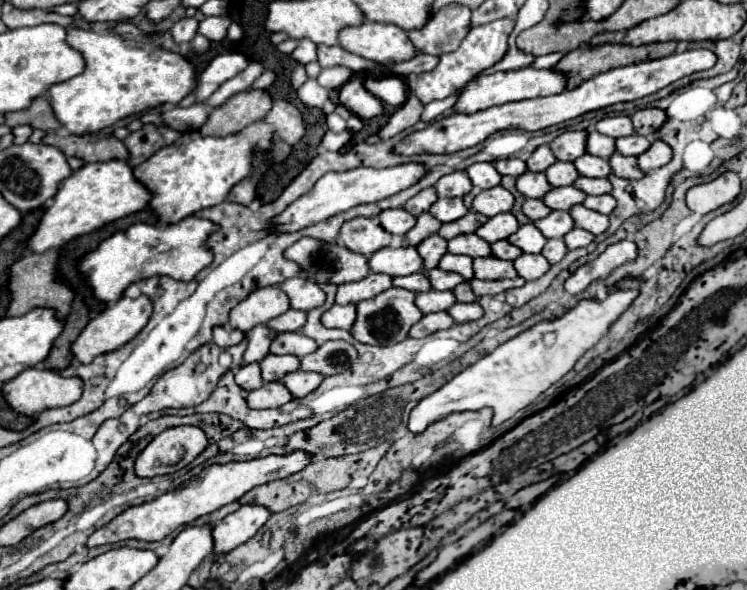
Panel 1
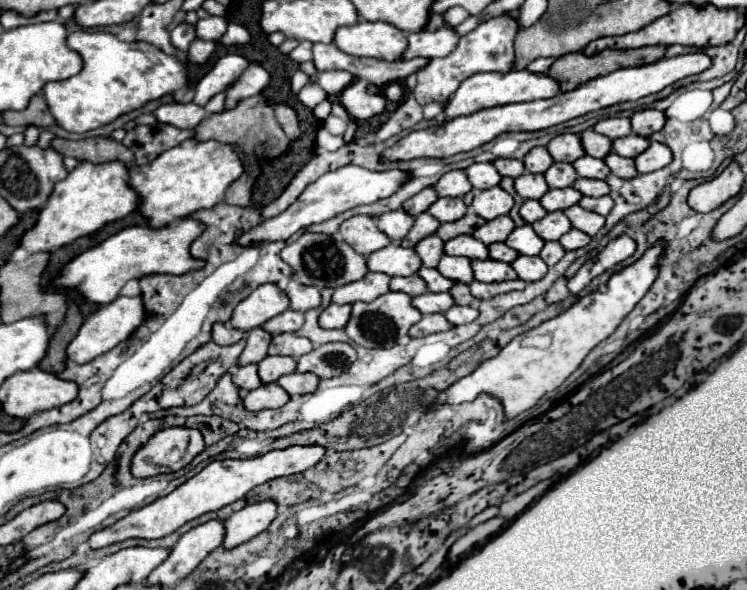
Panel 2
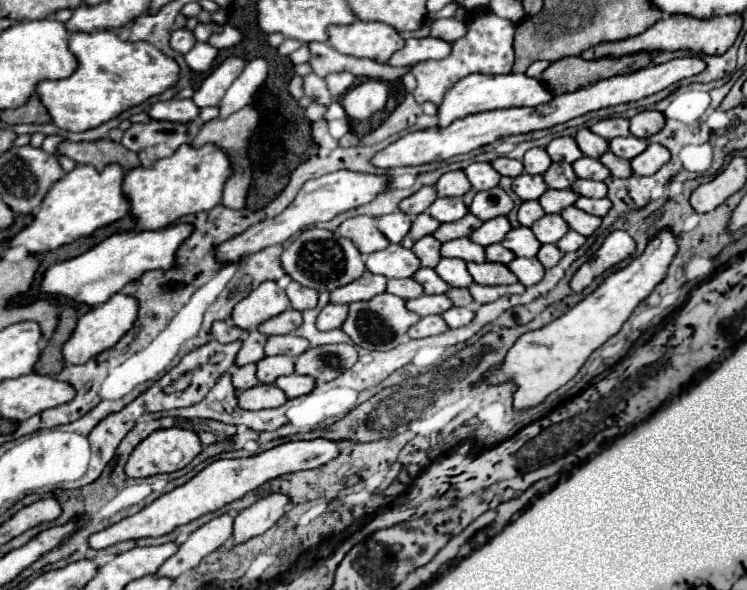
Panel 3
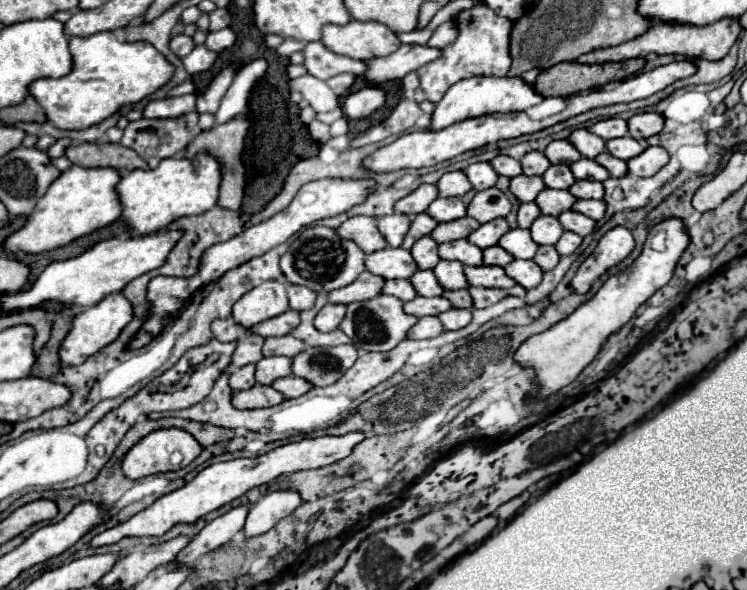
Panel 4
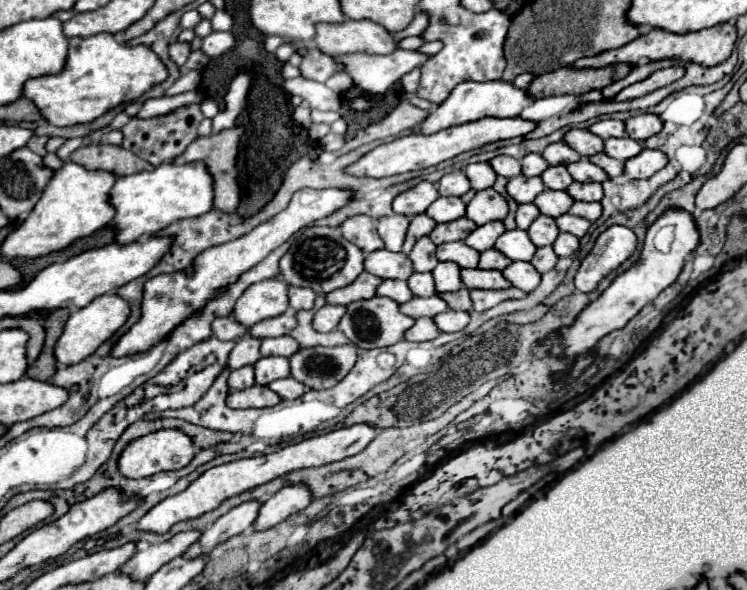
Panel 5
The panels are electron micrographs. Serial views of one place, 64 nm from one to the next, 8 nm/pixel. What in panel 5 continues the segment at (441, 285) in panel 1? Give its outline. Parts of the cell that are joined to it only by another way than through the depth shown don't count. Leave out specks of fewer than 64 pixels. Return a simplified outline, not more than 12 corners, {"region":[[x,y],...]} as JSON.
{"region":[[414,272],[408,286],[414,296],[436,294],[432,274]]}

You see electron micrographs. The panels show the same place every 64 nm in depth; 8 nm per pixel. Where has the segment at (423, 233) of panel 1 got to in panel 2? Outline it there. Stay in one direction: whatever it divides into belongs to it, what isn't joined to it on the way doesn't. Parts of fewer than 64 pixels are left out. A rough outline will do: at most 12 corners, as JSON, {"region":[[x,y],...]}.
{"region":[[428,212],[416,218],[404,245],[413,247],[434,234],[440,222]]}

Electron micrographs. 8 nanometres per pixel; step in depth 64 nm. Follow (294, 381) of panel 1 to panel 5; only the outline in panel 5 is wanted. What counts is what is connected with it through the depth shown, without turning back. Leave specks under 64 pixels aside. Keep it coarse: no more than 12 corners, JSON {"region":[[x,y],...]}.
{"region":[[292,376],[274,380],[268,388],[282,400],[296,400],[308,390]]}

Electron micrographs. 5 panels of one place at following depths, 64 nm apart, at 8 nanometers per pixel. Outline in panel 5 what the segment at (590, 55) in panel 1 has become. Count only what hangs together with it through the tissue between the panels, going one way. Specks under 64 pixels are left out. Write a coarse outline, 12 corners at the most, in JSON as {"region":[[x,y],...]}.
{"region":[[632,66],[560,68],[536,76],[532,98],[586,94],[628,76]]}

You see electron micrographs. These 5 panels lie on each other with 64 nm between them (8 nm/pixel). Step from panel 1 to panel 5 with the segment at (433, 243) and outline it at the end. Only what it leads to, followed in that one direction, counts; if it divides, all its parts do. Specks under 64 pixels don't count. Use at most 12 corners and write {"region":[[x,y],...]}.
{"region":[[426,238],[408,254],[416,272],[432,272],[436,246]]}

